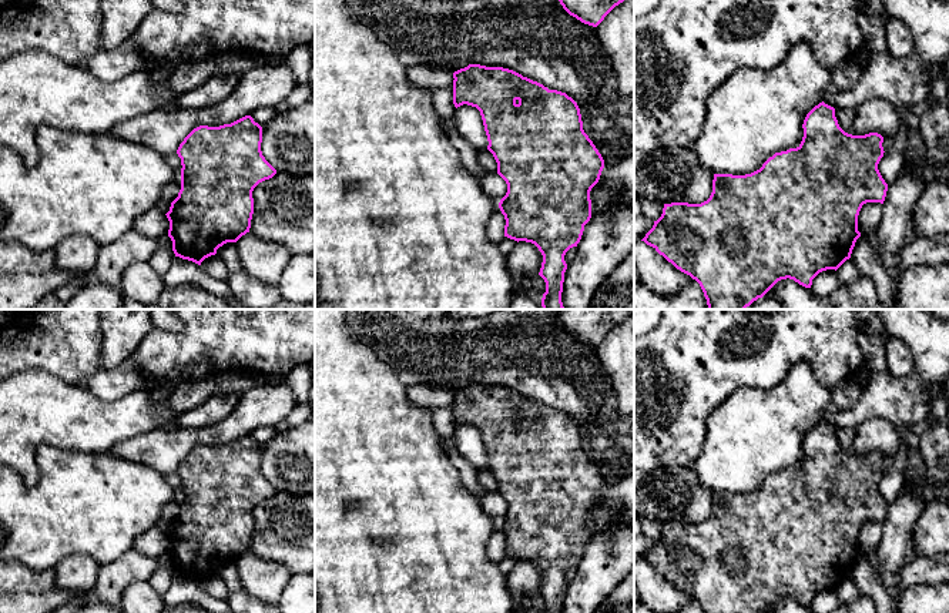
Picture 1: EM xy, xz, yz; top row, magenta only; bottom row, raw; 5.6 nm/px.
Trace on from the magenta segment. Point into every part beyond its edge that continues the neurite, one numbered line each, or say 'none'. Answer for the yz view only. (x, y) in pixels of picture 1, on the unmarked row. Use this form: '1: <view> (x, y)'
none

